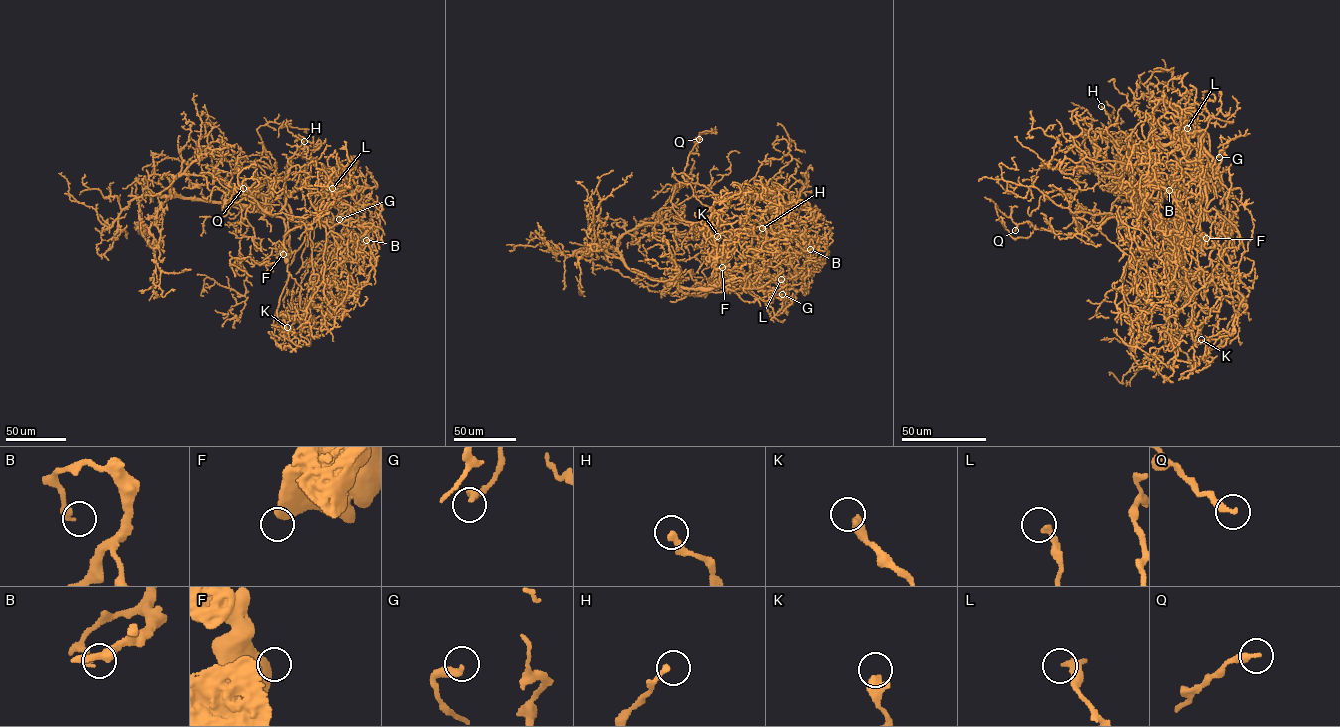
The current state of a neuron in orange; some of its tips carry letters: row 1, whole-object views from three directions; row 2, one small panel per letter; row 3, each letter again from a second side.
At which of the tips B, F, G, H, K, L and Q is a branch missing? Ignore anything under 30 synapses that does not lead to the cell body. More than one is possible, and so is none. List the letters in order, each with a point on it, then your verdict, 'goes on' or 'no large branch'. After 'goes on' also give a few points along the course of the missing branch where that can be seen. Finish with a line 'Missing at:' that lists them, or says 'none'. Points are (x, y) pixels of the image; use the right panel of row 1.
B: at (1169, 190); no large branch
F: at (1206, 238); no large branch
G: at (1219, 157); no large branch
H: at (1101, 106); no large branch
K: at (1201, 339); no large branch
L: at (1187, 128); no large branch
Q: at (1015, 230); no large branch
Missing at: none

